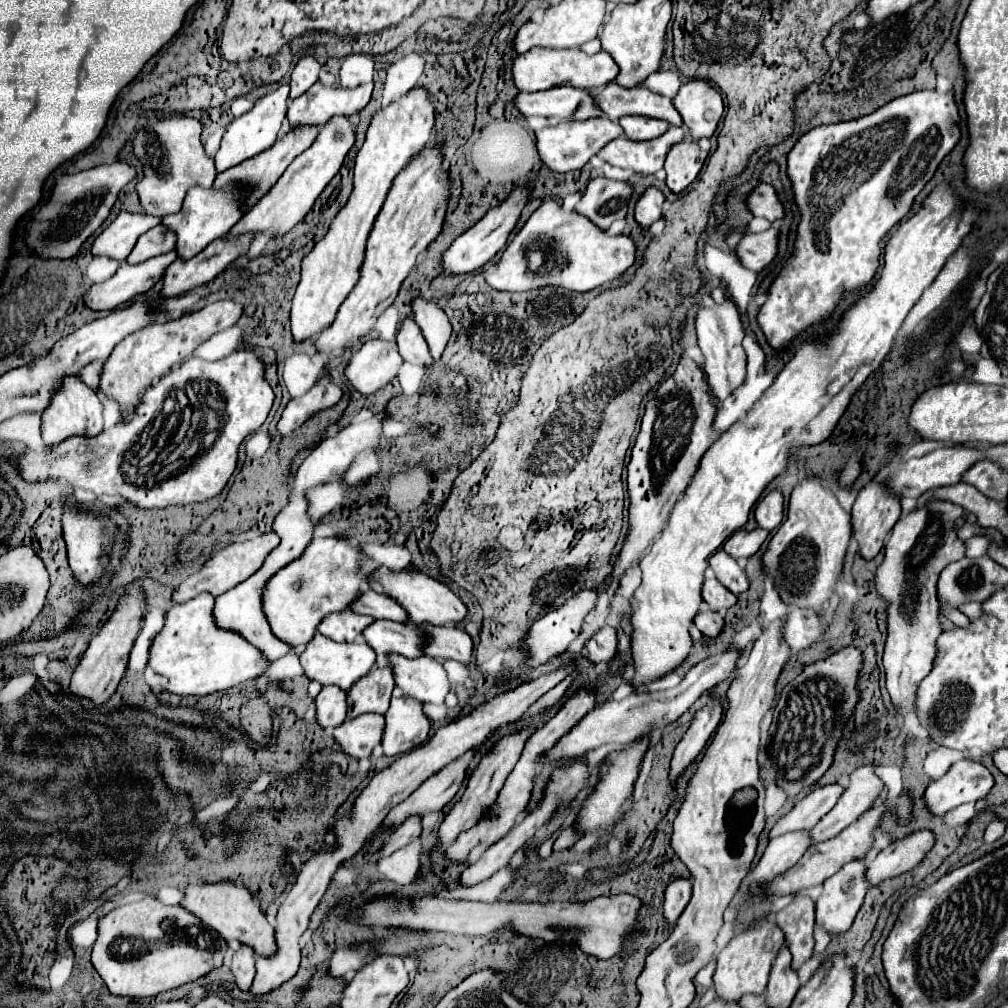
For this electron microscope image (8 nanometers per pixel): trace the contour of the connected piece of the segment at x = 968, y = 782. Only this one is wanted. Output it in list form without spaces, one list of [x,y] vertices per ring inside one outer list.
[[[971,760],[955,762],[947,774],[931,782],[925,790],[925,804],[933,816],[941,816],[965,802],[977,802],[993,786],[993,776],[989,770]]]

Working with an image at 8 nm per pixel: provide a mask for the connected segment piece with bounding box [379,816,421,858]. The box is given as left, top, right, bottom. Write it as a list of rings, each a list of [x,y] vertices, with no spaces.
[[[411,816],[407,818],[401,826],[397,826],[393,830],[393,834],[383,842],[381,850],[379,850],[379,858],[385,858],[389,854],[393,854],[395,850],[407,846],[409,842],[413,842],[421,832],[421,818],[419,816]]]

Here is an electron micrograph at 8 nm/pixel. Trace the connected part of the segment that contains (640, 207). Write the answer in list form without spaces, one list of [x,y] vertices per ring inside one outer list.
[[[649,186],[645,188],[645,192],[641,194],[641,198],[635,204],[635,220],[641,226],[651,226],[655,220],[659,220],[663,216],[661,206],[665,202],[665,196],[659,188]]]

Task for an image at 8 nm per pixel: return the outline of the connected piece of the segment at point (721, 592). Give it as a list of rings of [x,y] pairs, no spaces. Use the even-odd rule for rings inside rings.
[[[707,578],[703,584],[703,600],[709,604],[711,610],[727,610],[731,606],[735,606],[737,596],[733,592],[729,592],[719,580],[715,578]]]

